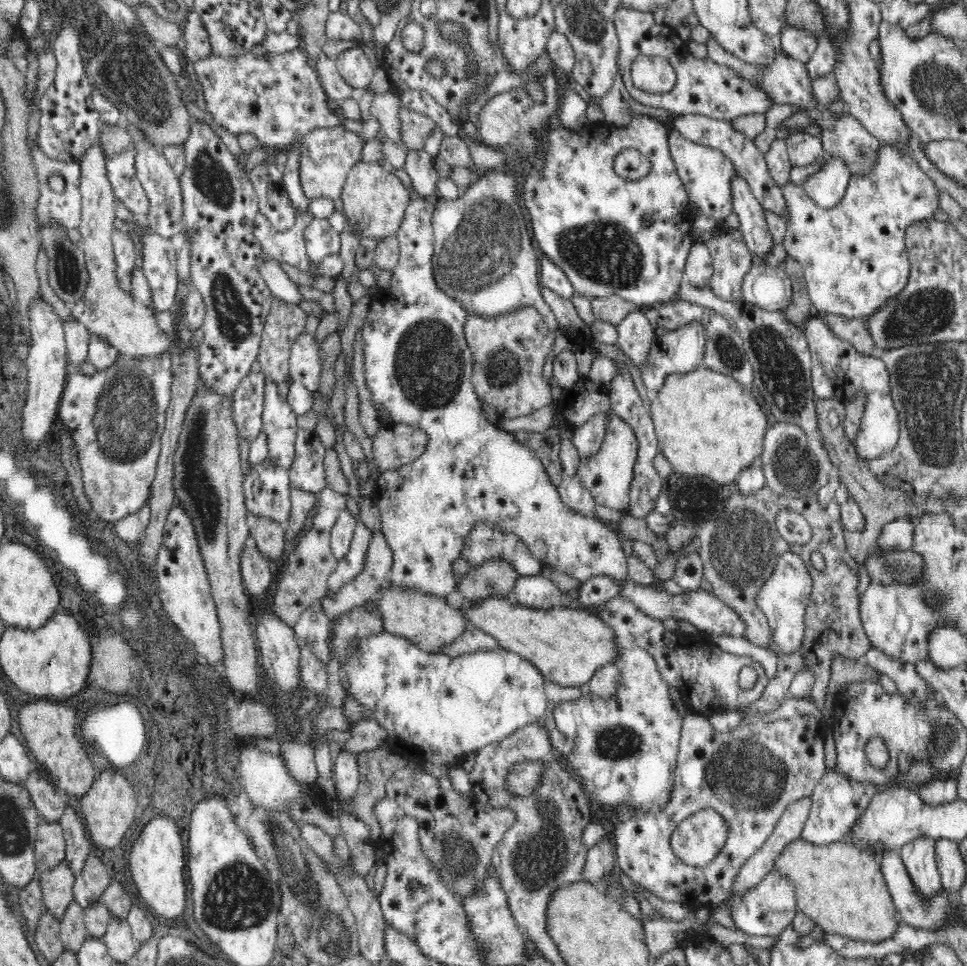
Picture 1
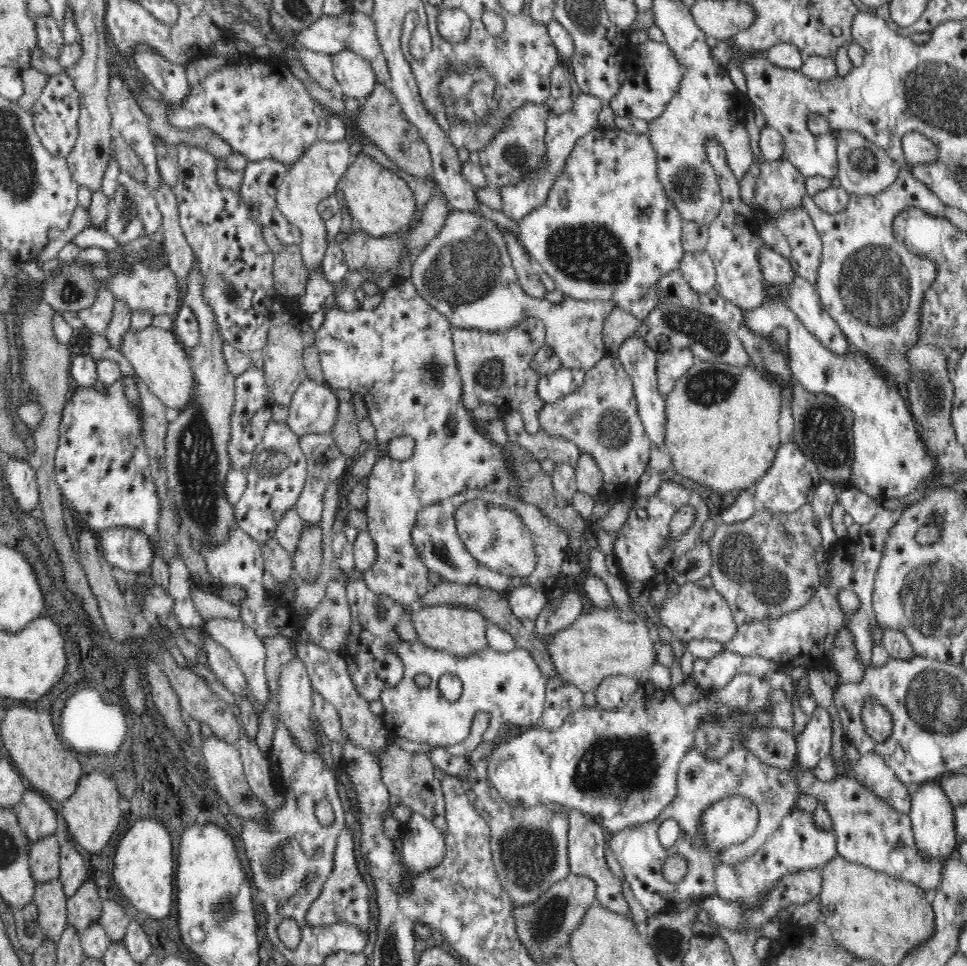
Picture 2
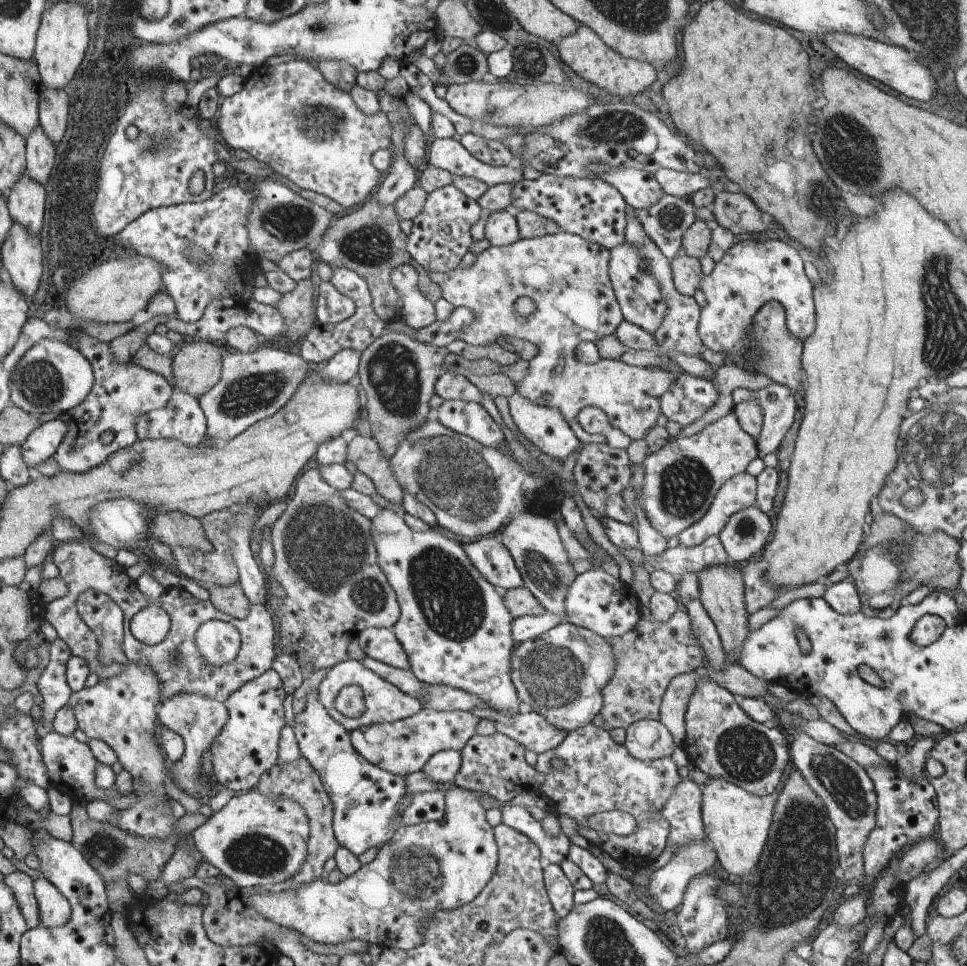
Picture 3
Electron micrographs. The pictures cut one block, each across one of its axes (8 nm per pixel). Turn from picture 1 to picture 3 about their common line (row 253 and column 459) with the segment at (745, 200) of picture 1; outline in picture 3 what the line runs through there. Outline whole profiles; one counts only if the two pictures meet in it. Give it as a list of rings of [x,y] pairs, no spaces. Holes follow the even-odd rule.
[[[447,749],[434,754],[426,762],[422,772],[430,777],[434,783],[452,783],[459,775],[463,765],[463,754],[460,751]]]

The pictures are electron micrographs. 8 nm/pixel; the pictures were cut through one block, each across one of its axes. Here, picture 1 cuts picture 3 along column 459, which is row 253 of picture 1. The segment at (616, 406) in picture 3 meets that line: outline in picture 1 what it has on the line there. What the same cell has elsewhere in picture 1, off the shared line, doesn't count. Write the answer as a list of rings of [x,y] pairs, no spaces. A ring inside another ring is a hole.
[[[311,212],[298,214],[298,220],[295,220],[296,227],[291,229],[290,235],[282,236],[271,225],[271,222],[262,213],[259,213],[253,220],[252,232],[260,245],[263,246],[263,252],[271,258],[279,262],[286,262],[307,273],[315,268],[324,277],[338,278],[344,269],[340,254],[329,255],[320,261],[318,266],[313,266],[312,261],[308,259],[303,230],[313,218]]]

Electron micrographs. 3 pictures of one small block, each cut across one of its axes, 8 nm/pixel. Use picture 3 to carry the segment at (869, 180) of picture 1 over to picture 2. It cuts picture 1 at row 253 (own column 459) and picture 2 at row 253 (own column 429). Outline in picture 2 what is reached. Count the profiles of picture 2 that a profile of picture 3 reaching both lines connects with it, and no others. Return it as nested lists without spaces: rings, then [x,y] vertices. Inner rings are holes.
[[[900,168],[898,178],[886,191],[876,195],[851,195],[842,212],[824,212],[809,194],[803,200],[803,208],[811,216],[823,245],[816,288],[821,304],[847,336],[851,350],[865,355],[894,386],[911,386],[910,350],[920,342],[924,296],[935,283],[939,272],[938,261],[909,252],[900,240],[895,240],[892,221],[897,213],[908,207],[921,208],[932,216],[942,217],[946,206],[925,184],[913,179],[903,168]]]

